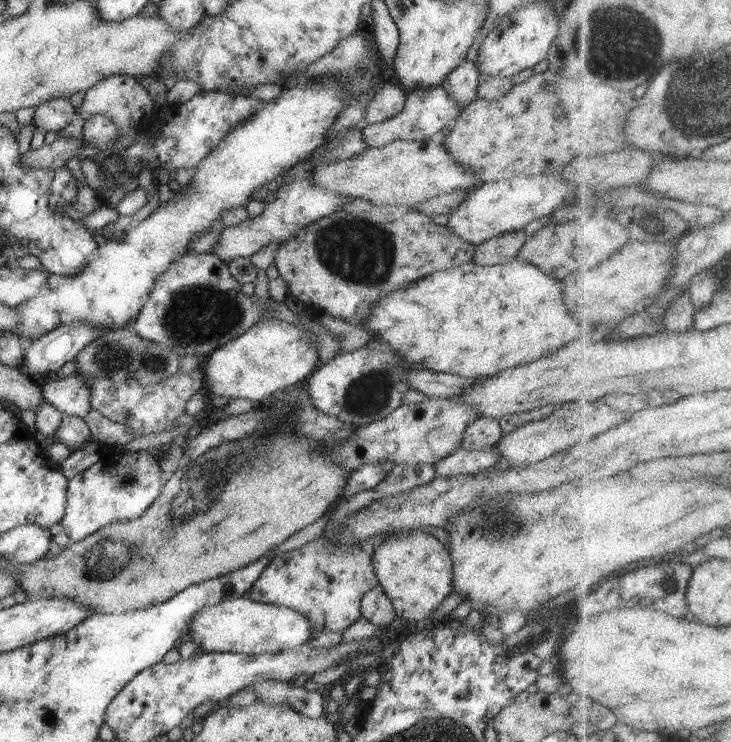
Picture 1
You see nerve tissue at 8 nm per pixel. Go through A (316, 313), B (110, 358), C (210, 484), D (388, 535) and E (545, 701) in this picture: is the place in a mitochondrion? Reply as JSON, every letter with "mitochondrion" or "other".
{"A":"other","B":"mitochondrion","C":"mitochondrion","D":"other","E":"other"}

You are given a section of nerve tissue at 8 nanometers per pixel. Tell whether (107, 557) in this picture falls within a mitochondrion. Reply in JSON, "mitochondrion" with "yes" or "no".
{"mitochondrion":"yes"}

